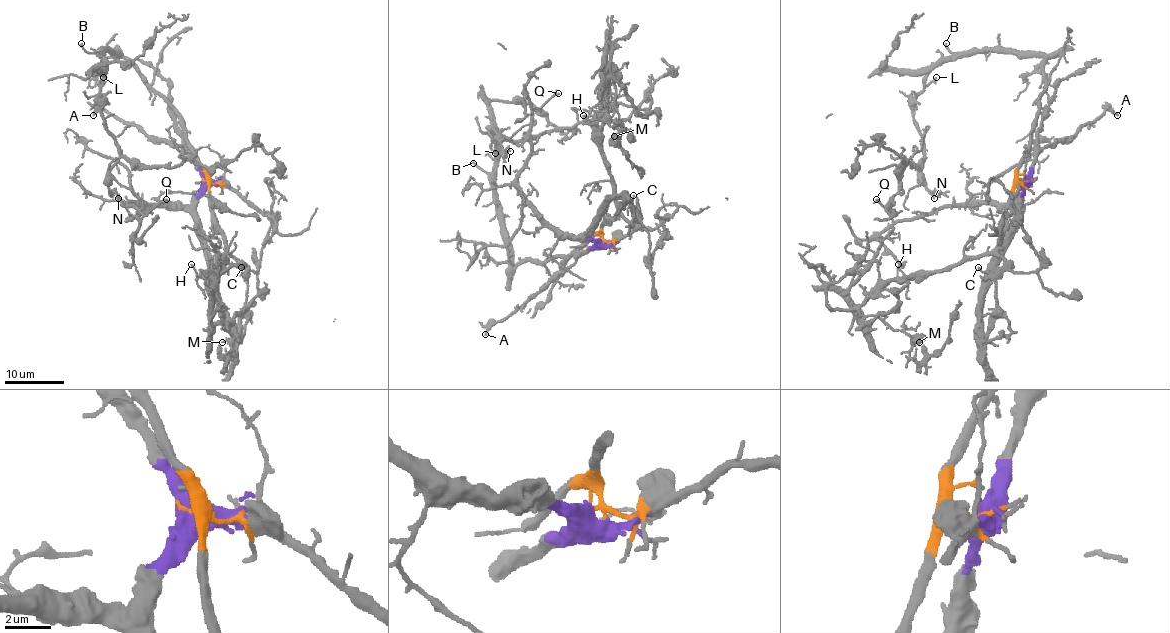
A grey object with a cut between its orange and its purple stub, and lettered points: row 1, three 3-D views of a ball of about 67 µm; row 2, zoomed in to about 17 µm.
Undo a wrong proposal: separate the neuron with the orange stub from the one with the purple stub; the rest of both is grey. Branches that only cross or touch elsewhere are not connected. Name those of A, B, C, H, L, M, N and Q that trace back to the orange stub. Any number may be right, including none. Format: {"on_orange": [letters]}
{"on_orange": ["B", "C", "H", "L", "M", "N"]}

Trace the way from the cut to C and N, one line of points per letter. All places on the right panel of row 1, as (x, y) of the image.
C: (1024, 181), (1015, 184), (1006, 225), (1000, 235), (998, 249), (1004, 264), (989, 273), (977, 267)
N: (1024, 181), (1018, 171), (1045, 87), (1045, 56), (958, 53), (928, 74), (913, 105), (920, 175), (934, 198)

